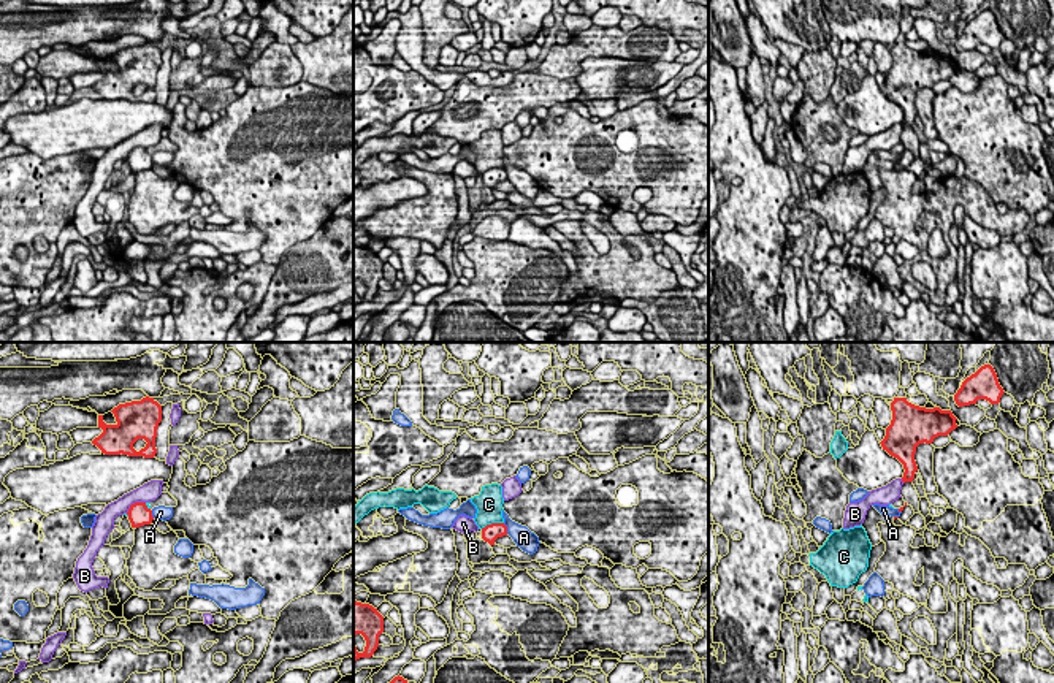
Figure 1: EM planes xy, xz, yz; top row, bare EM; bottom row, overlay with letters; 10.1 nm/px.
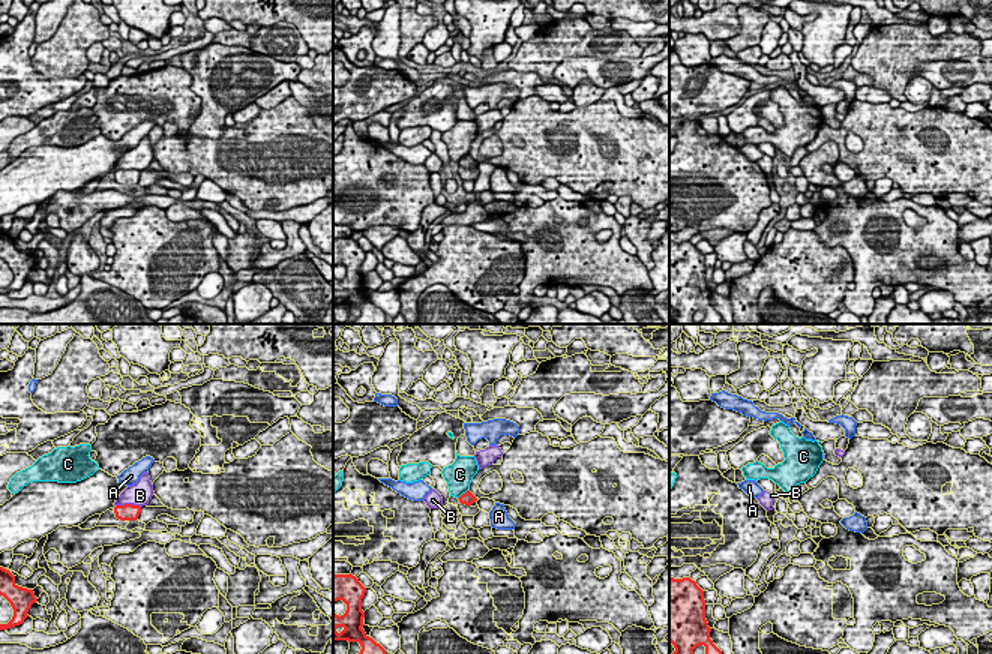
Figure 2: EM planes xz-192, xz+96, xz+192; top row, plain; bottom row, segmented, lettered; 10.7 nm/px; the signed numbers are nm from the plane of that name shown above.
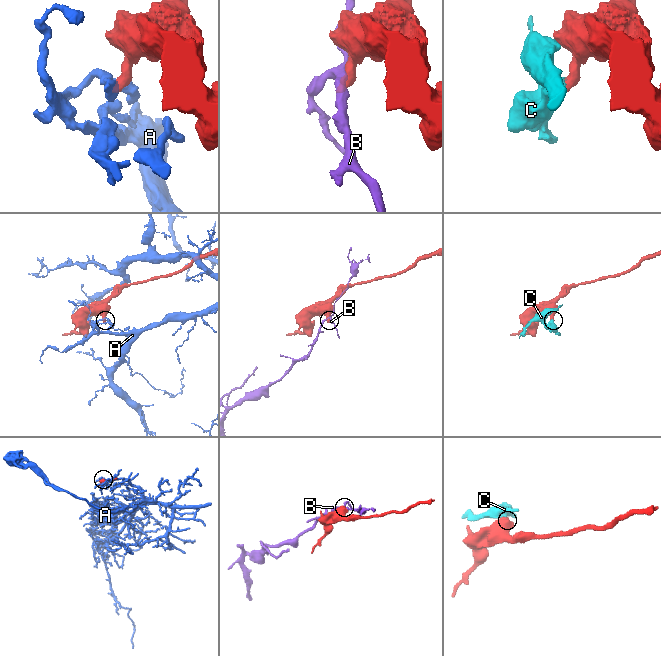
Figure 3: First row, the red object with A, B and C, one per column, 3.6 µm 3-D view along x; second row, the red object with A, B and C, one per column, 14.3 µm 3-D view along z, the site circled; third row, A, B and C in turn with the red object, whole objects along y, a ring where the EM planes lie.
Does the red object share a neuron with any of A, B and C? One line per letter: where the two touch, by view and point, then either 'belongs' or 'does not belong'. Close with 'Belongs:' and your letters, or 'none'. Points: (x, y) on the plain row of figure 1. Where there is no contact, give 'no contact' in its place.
A: xz (506, 173) | does not belong
B: xy (135, 148) | does not belong
C: xz (492, 168) | does not belong
Belongs: none

